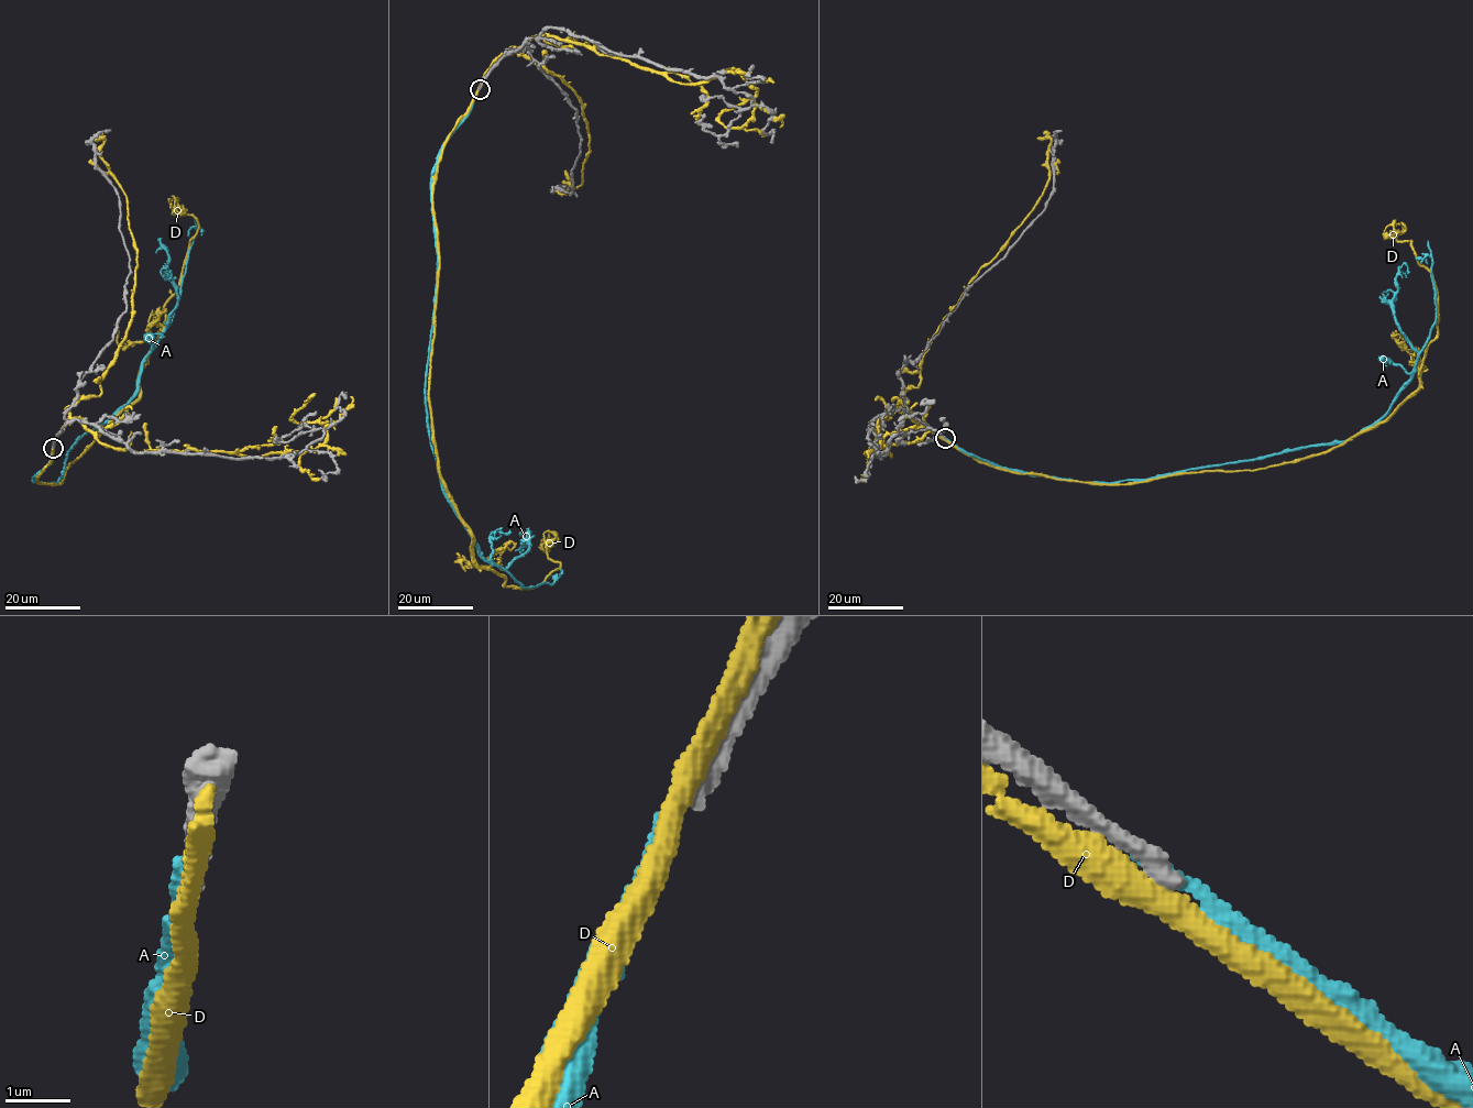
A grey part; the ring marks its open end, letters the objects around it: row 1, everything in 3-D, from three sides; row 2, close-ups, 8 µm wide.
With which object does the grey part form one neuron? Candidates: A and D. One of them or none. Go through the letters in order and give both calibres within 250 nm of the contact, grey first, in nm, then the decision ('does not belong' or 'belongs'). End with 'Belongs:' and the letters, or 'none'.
A: calibres 340 and 240 nm; does not belong
D: calibres 400 and 320 nm; does not belong
Belongs: none

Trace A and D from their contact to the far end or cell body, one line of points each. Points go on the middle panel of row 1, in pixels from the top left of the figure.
A: (479, 87), (432, 175), (429, 437), (441, 490), (480, 555), (525, 588), (552, 584), (546, 578)
D: (482, 81), (433, 185), (432, 442), (474, 563), (504, 585), (534, 588), (561, 566), (543, 538)

